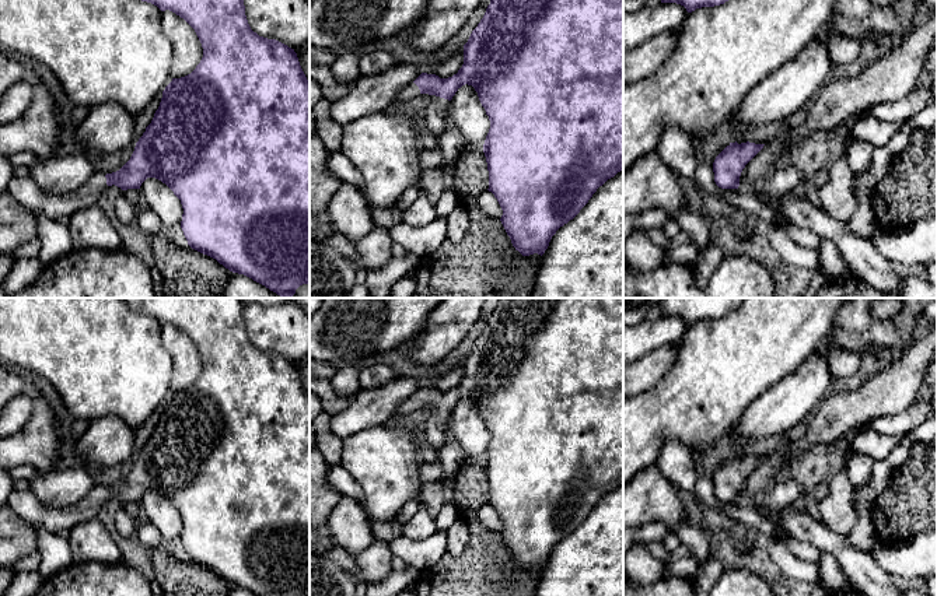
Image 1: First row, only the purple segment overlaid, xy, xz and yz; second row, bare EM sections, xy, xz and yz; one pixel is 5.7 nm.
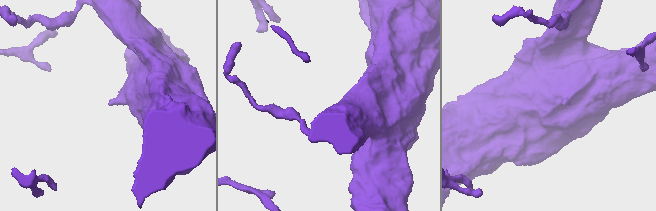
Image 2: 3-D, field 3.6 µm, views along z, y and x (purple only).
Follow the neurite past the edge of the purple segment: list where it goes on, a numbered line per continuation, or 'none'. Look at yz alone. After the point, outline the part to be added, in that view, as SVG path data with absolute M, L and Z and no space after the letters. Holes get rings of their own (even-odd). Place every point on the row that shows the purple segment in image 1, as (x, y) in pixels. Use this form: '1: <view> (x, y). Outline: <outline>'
1: yz (866, 263). Outline: M740 185L738 189L756 194L797 227L817 234L821 239L832 241L847 260L854 277L882 294L902 297L902 278L894 271L889 260L875 249L871 239L849 232L847 222L836 221L815 207L800 189L775 199L770 199L762 186Z

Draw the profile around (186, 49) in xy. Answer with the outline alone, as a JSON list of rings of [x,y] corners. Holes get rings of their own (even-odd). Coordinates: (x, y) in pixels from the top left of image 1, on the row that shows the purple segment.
[[[169,10],[161,11],[161,27],[172,46],[169,76],[181,78],[190,74],[203,57],[203,48],[195,29]]]

